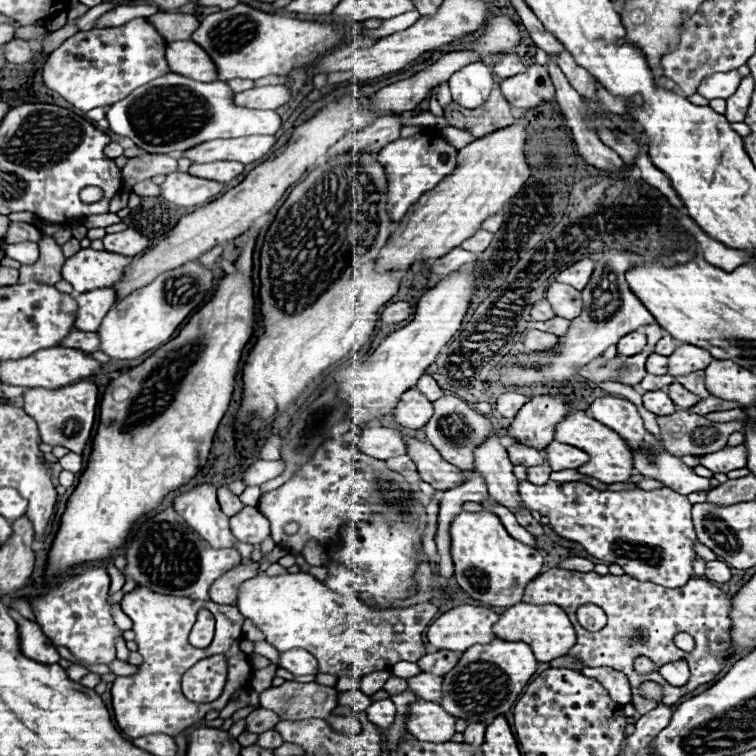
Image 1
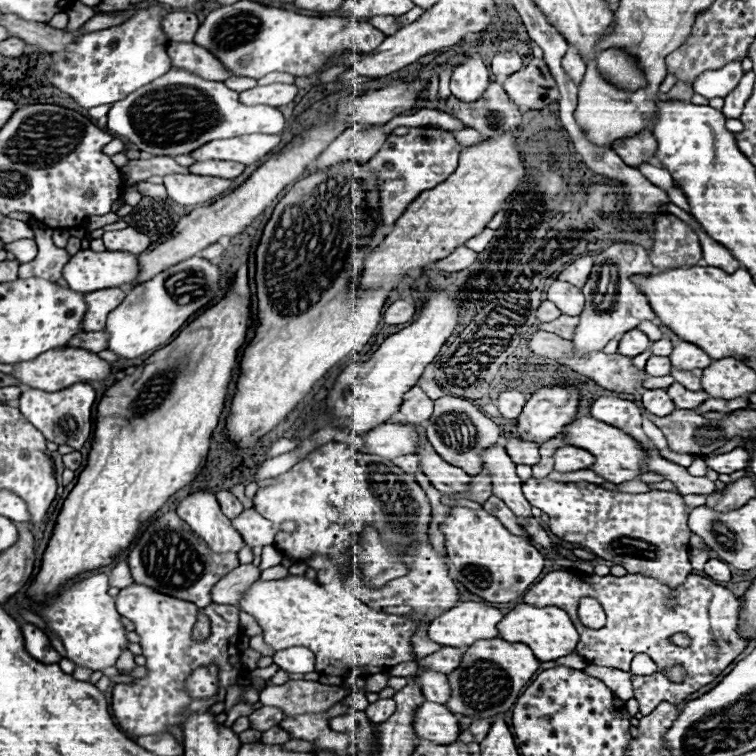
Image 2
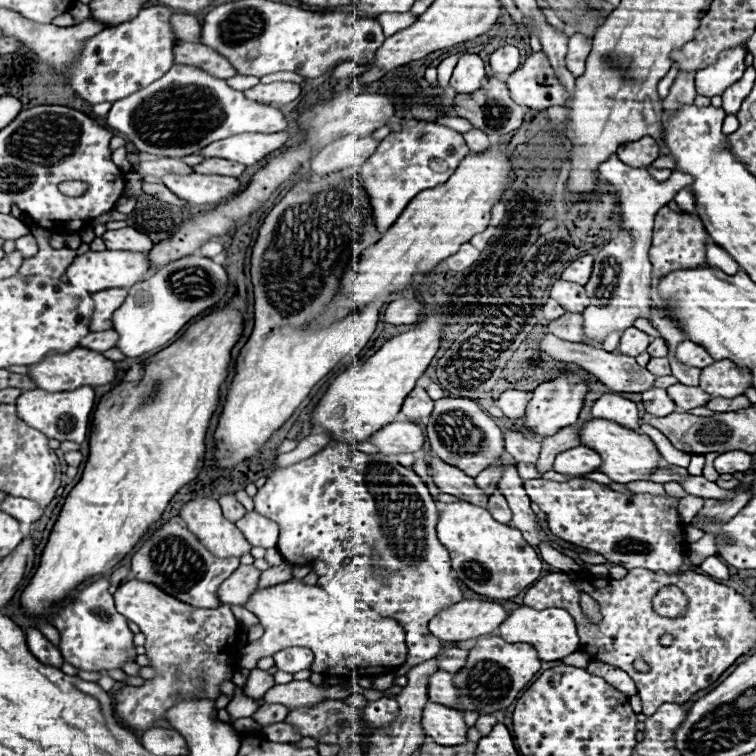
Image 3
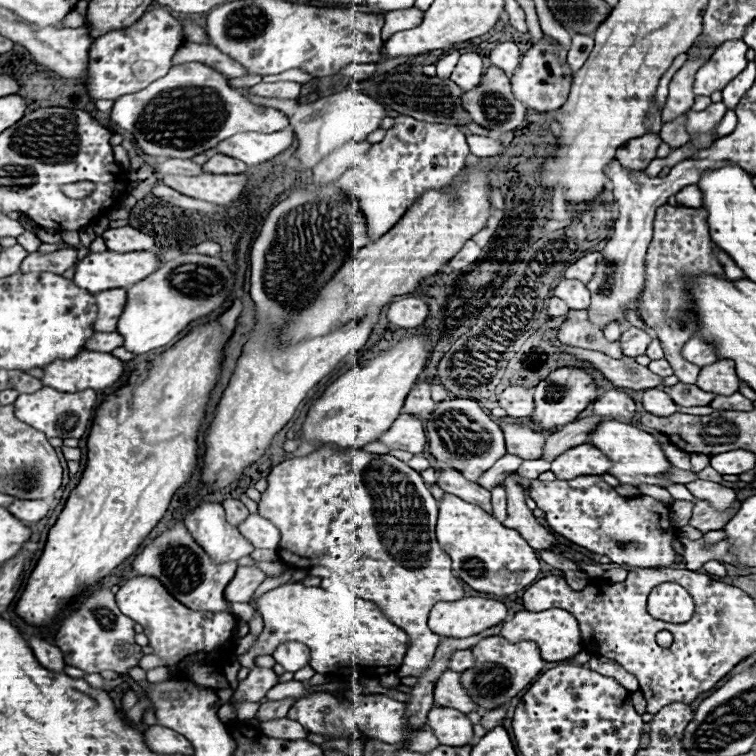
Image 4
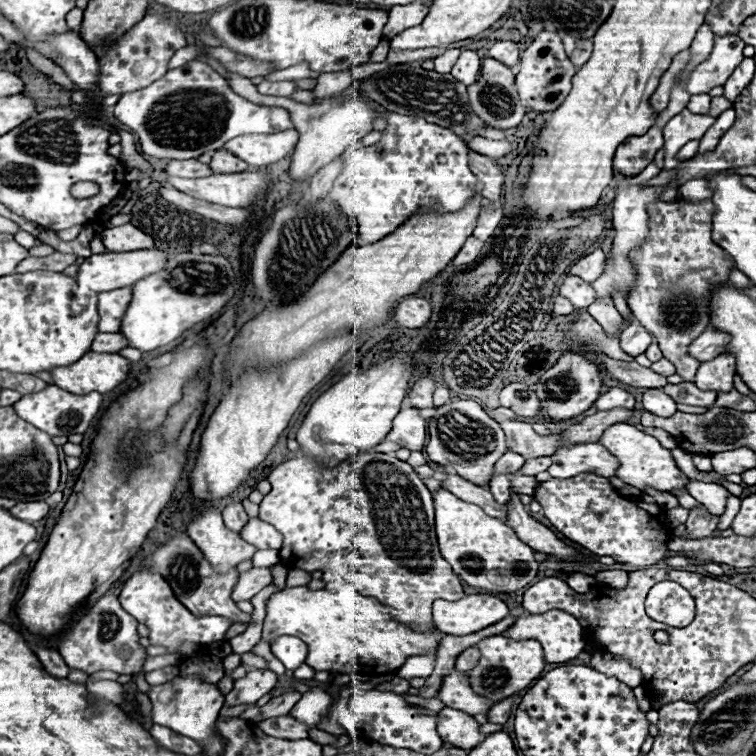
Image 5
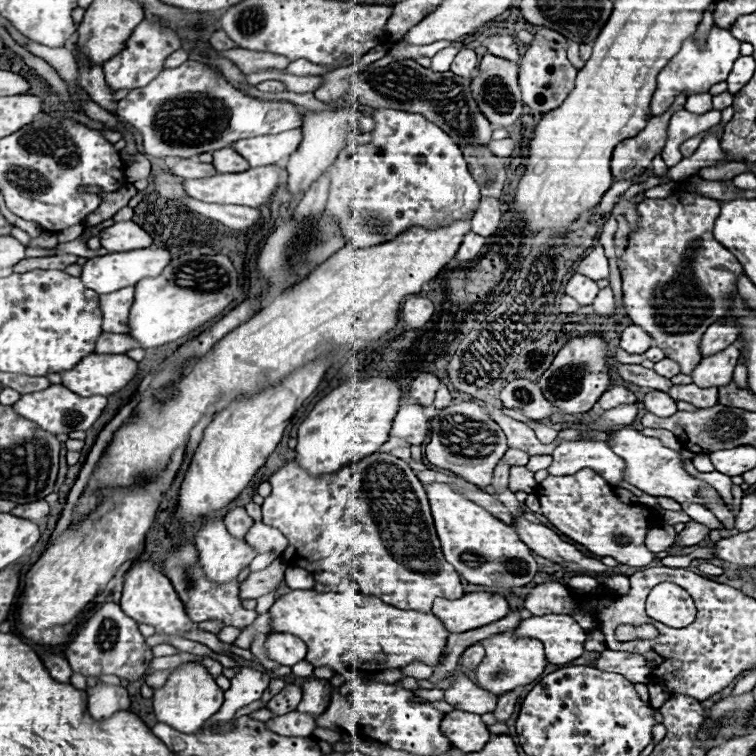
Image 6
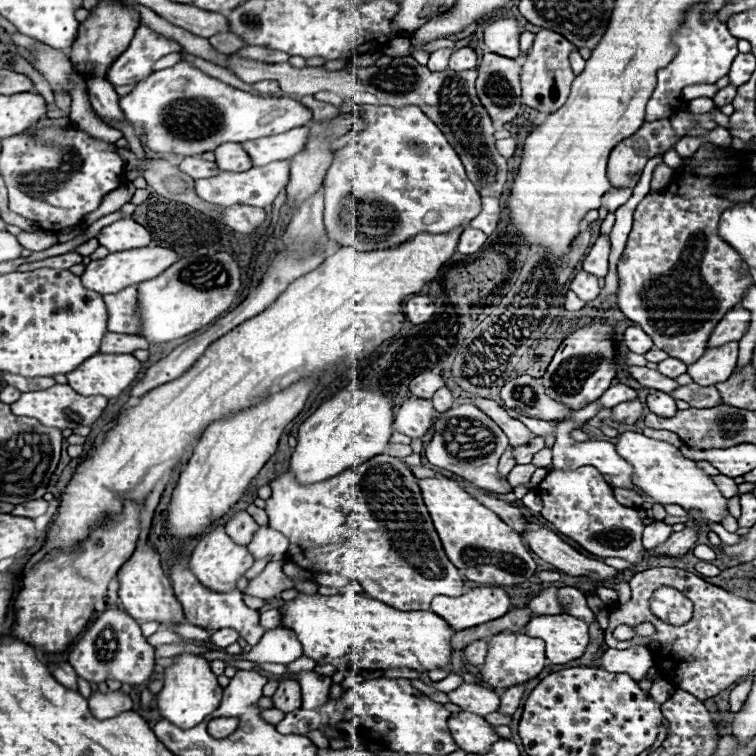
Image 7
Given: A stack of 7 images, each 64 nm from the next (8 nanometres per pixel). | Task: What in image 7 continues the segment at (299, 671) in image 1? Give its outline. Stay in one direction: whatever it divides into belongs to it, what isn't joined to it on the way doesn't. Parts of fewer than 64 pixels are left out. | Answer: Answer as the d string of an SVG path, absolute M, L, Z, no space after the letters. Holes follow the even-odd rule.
M288 628L268 630L260 644L254 646L244 658L250 662L274 662L274 664L290 664L302 656L302 644Z

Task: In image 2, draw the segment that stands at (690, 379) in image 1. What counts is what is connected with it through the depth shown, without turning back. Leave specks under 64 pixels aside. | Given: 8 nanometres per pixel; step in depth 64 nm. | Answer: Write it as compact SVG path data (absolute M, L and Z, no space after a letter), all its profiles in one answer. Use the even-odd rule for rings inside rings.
M672 370L672 376L676 378L676 382L680 382L684 388L688 390L702 390L700 386L700 378L702 378L702 370Z

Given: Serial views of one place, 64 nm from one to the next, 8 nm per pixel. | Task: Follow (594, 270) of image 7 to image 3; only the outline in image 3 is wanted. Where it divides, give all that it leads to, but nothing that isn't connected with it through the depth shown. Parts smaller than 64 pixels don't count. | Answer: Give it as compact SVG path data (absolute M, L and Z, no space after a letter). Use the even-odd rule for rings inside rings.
M582 256L582 258L578 258L576 262L572 262L572 264L562 272L560 278L584 286L584 284L588 282L588 278L590 278L592 262L594 262L594 256Z

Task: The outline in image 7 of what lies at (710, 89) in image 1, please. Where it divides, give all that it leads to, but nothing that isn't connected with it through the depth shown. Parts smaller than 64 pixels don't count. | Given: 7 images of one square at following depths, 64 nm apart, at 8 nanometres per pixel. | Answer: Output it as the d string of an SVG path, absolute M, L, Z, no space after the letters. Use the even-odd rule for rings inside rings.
M704 4L690 10L686 24L680 28L680 32L674 38L674 44L678 46L678 54L666 68L658 70L658 86L646 106L648 122L654 122L658 118L670 118L680 106L678 100L682 98L682 88L692 84L714 84L720 78L724 78L730 70L732 58L736 58L738 54L738 40L732 34L728 34L726 24L722 24L716 16L704 24L700 20L702 10Z

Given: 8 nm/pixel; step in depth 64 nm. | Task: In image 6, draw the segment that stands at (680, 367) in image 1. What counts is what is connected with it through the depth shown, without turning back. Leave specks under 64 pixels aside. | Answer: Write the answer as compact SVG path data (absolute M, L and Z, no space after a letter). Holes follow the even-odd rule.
M724 322L712 324L706 330L704 338L700 340L700 354L702 356L708 356L708 354L716 354L716 352L728 348L730 344L736 342L738 330L740 328L736 324L732 324L732 322L728 322L728 324L724 324Z

